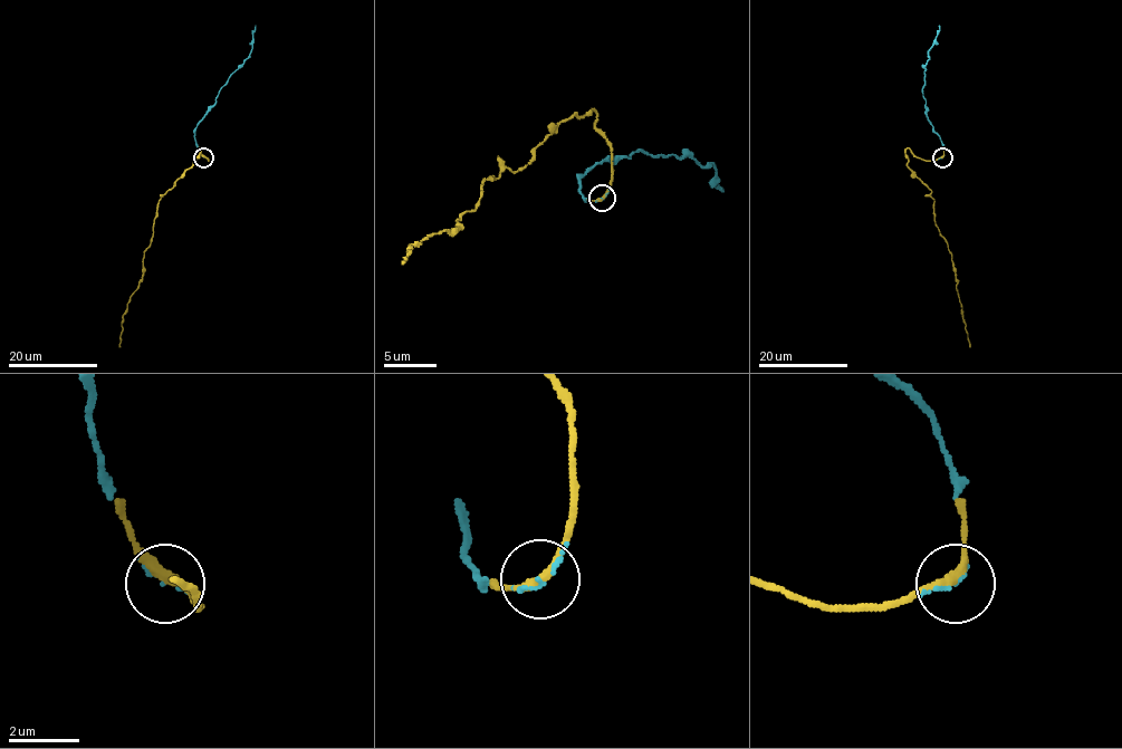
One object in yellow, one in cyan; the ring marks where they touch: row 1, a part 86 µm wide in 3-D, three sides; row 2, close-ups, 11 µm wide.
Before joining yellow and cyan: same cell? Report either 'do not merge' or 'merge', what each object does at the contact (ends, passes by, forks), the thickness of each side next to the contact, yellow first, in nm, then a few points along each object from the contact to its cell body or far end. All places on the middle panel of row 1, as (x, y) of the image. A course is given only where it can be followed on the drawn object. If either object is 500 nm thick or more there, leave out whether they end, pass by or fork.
merge | yellow passes by | cyan ends | 240/110 nm | yellow via (603, 199), (611, 154), (592, 108), (516, 172), (483, 180), (476, 209), (452, 232), (410, 246), (404, 261) | cyan via (603, 199), (586, 199), (578, 180), (594, 164), (640, 151), (710, 164), (723, 191)

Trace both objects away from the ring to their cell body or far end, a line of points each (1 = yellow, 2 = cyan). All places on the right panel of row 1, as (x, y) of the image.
1: (942, 157), (923, 161), (908, 149), (904, 153), (907, 165), (931, 191), (934, 224), (950, 252), (969, 346)
2: (942, 157), (939, 136), (928, 119), (922, 88), (928, 51), (939, 25)

